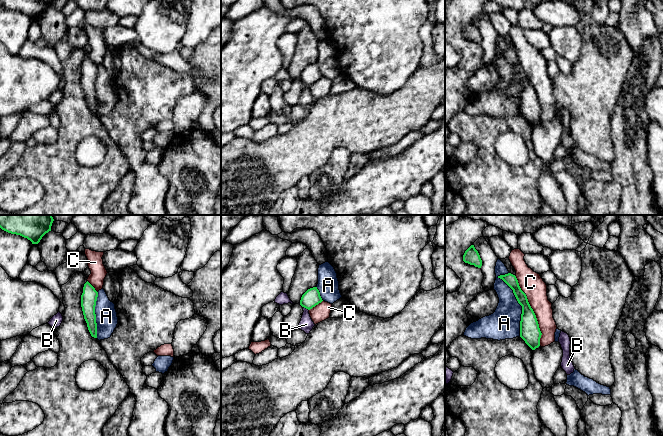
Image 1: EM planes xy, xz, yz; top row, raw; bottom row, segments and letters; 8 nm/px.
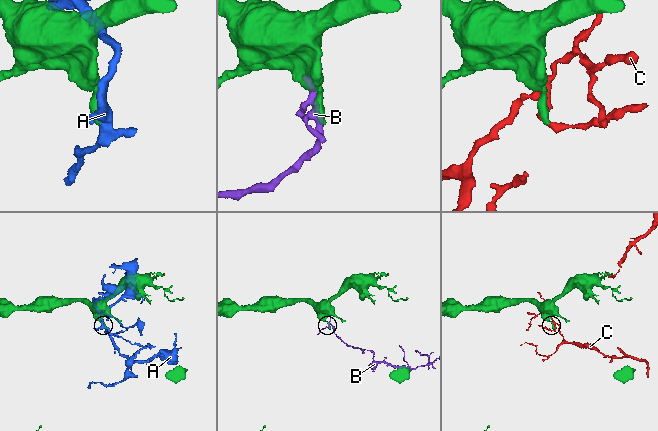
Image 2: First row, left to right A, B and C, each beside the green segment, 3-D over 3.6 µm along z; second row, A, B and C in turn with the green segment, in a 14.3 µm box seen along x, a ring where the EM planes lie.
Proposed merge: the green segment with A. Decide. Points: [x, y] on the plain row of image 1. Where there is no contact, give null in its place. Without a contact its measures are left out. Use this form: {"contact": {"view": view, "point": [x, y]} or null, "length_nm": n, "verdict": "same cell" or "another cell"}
{"contact": {"view": "yz", "point": [520, 80]}, "length_nm": 550, "verdict": "another cell"}

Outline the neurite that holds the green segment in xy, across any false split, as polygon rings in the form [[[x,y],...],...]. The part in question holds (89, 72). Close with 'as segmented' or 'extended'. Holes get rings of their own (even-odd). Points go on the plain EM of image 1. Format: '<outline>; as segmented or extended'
[[[87,57],[83,63],[83,69],[81,71],[81,83],[84,91],[84,95],[87,99],[88,106],[92,113],[97,114],[97,99],[95,82],[98,73],[98,68]]]; as segmented

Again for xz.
[[[317,63],[308,65],[301,73],[300,81],[308,86],[312,85],[323,76]]]; as segmented

